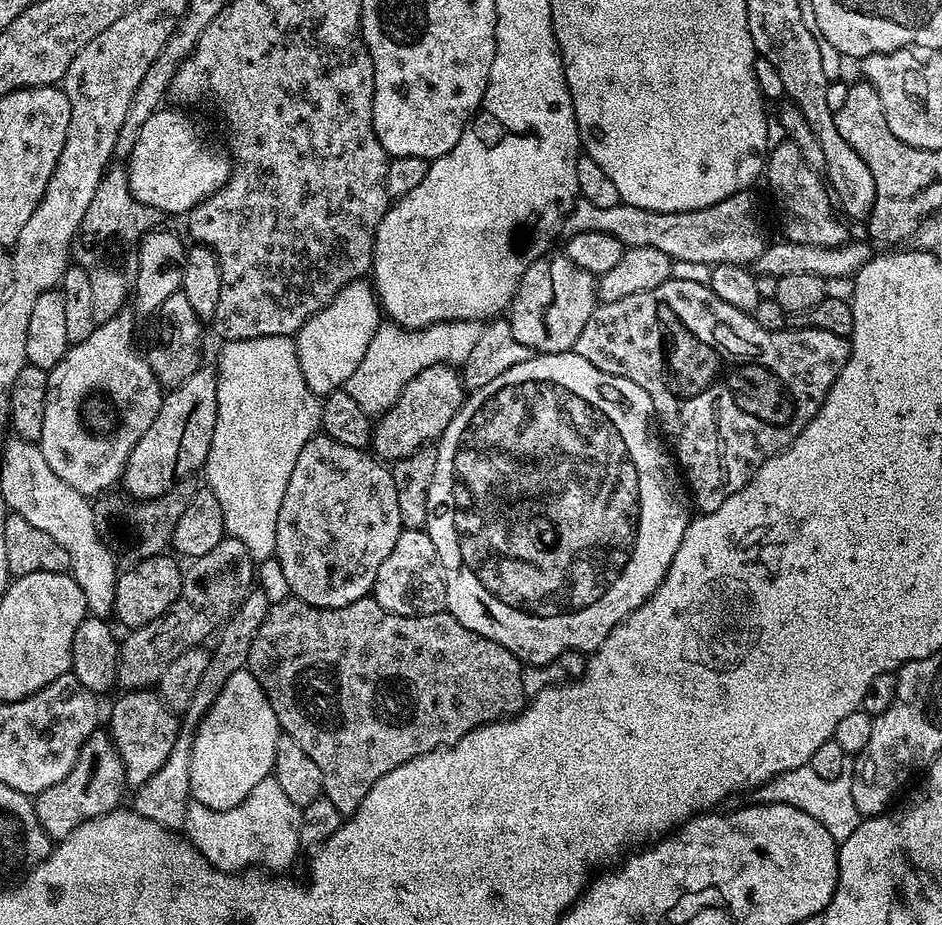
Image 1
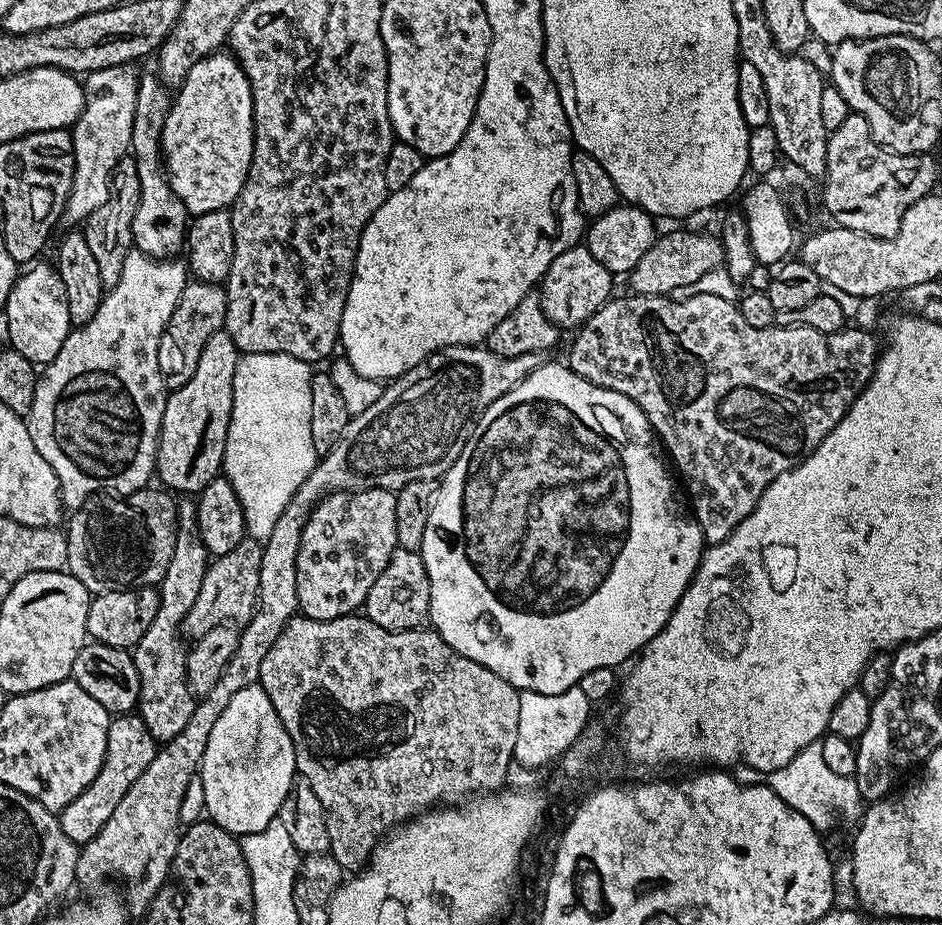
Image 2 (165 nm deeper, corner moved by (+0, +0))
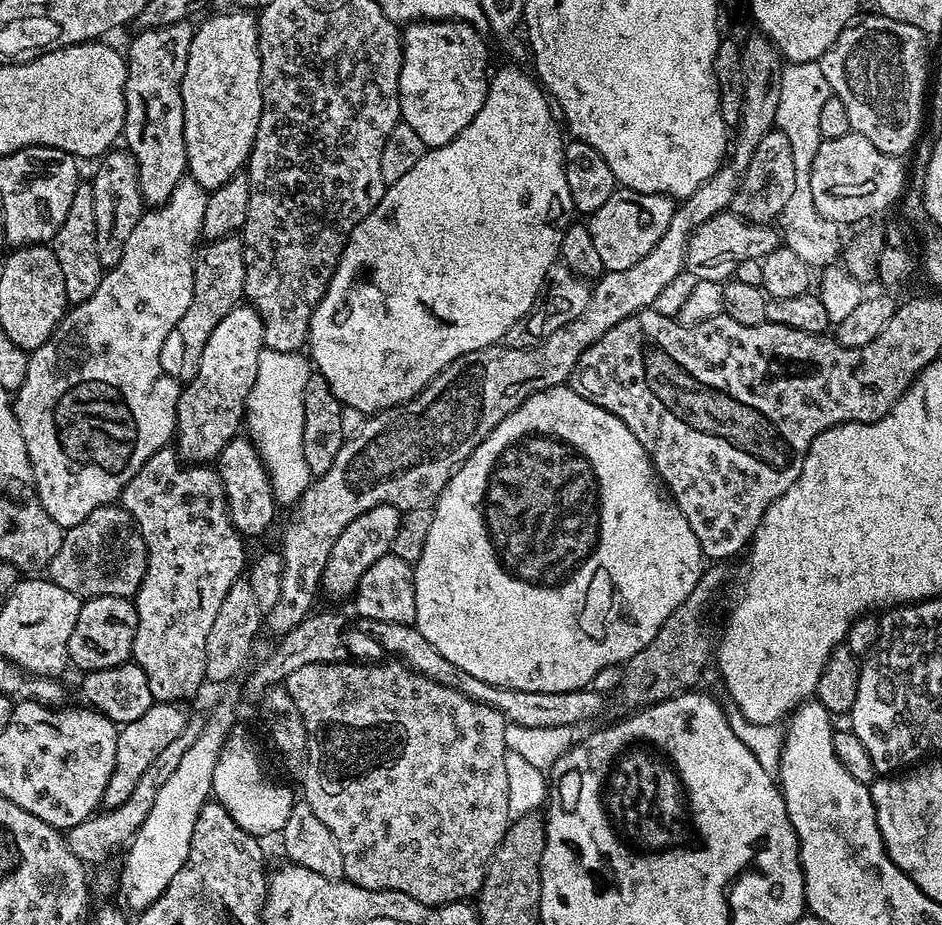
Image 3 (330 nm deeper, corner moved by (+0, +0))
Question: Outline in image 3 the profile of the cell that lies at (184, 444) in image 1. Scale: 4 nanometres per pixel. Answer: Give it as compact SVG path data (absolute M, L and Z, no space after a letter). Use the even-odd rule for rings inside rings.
M250 306L230 310L230 314L226 314L226 318L218 322L214 334L210 334L206 342L206 350L202 350L202 362L198 366L198 374L183 385L178 398L174 444L180 453L181 461L207 465L222 454L222 450L230 441L237 439L239 432L236 431L239 428L241 431L245 423L250 390L258 378L258 358L264 349L262 318Z

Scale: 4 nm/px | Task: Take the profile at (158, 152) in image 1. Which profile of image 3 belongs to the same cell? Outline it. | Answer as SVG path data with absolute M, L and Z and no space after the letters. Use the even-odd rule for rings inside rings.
M248 10L220 12L209 20L196 24L190 42L190 58L186 58L186 74L182 74L182 110L184 111L184 141L188 159L187 175L205 190L230 182L247 165L264 103L260 85L260 47L257 17Z

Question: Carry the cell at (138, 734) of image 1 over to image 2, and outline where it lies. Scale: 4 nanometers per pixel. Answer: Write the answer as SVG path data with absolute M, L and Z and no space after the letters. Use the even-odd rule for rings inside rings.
M184 498L178 504L176 522L176 545L174 558L170 558L170 566L158 585L160 593L160 609L154 614L154 622L150 630L131 649L132 661L138 670L140 683L140 702L138 715L150 730L150 734L158 742L167 742L175 738L186 722L190 722L190 714L194 714L197 697L188 688L186 678L186 662L188 648L182 639L181 625L184 623L190 606L194 606L194 598L198 598L198 590L202 590L202 578L206 574L210 557L200 537L196 521L196 500Z

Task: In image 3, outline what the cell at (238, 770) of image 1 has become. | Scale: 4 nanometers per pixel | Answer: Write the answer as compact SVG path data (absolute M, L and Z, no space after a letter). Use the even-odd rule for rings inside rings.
M229 735L224 744L222 754L218 758L218 766L214 766L214 782L212 783L212 796L215 803L221 804L250 835L265 838L271 832L283 833L286 818L290 818L290 810L294 803L292 792L284 784L275 784L264 773L260 765L260 756L256 748L244 736Z

